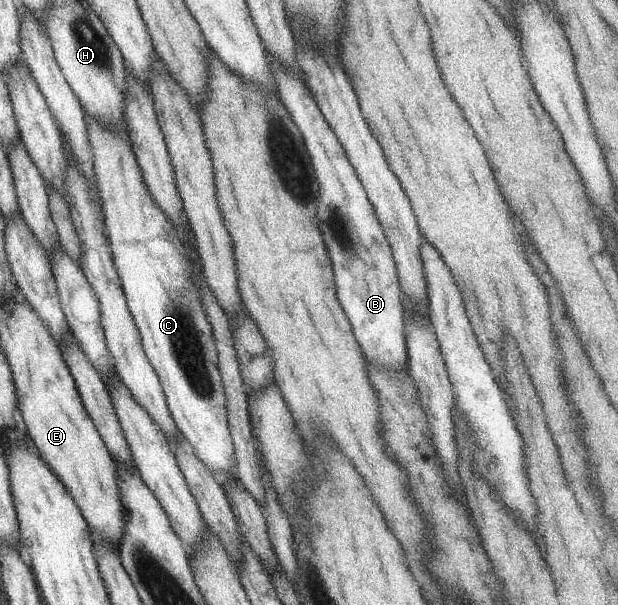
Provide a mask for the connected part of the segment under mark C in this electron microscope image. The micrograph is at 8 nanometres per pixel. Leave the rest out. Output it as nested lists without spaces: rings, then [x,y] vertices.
[[[86,116],[88,141],[94,155],[94,175],[98,193],[102,199],[103,221],[113,263],[121,279],[128,311],[138,329],[144,354],[159,378],[168,412],[180,435],[194,449],[195,455],[213,472],[215,479],[224,484],[238,482],[233,473],[231,458],[234,454],[233,440],[227,421],[226,397],[218,368],[219,354],[213,330],[205,315],[201,297],[195,288],[195,279],[190,275],[190,261],[186,247],[174,227],[174,223],[152,201],[142,171],[132,153],[125,131],[114,131],[102,125],[98,119]]]

